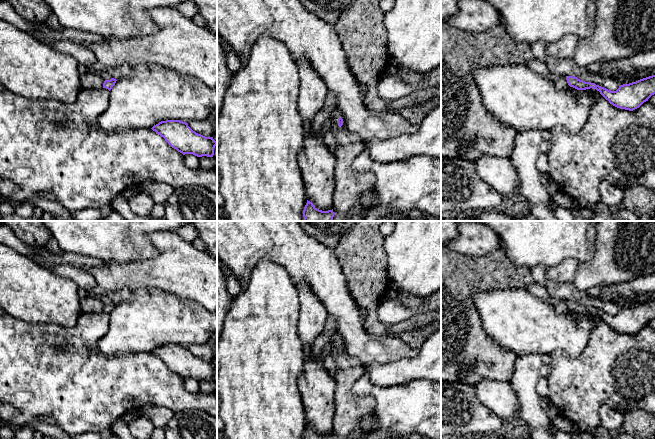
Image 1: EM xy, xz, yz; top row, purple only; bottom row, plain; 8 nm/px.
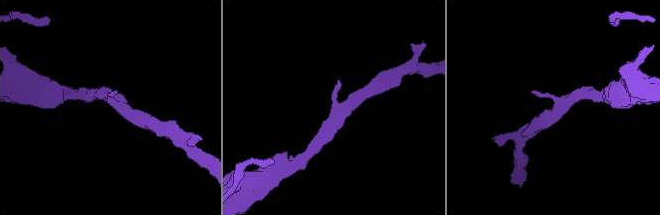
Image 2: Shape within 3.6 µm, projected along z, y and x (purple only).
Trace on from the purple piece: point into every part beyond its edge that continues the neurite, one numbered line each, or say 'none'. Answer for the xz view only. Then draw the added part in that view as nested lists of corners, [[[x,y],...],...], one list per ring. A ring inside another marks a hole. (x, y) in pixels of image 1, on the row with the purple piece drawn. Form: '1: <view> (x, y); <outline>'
none

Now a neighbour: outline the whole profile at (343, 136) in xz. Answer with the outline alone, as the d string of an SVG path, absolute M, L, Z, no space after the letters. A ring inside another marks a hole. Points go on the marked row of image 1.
M338 109L332 111L327 119L331 120L331 125L324 127L325 132L332 132L338 142L332 221L362 221L370 204L363 198L363 194L374 188L371 173L358 172L352 168L354 159L364 150L363 144L355 133L347 129Z

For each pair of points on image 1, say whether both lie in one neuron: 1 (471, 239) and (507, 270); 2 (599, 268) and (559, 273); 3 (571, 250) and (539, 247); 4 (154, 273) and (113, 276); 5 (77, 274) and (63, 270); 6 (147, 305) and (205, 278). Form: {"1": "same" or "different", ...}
{"1": "different", "2": "different", "3": "same", "4": "same", "5": "same", "6": "different"}

